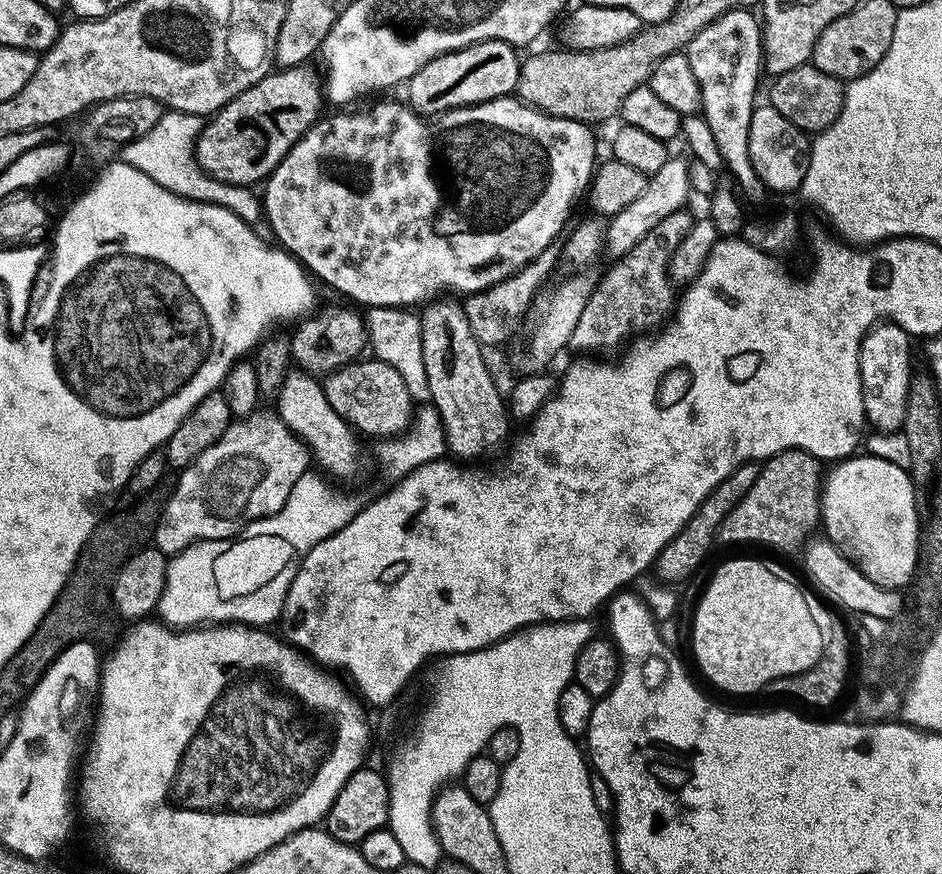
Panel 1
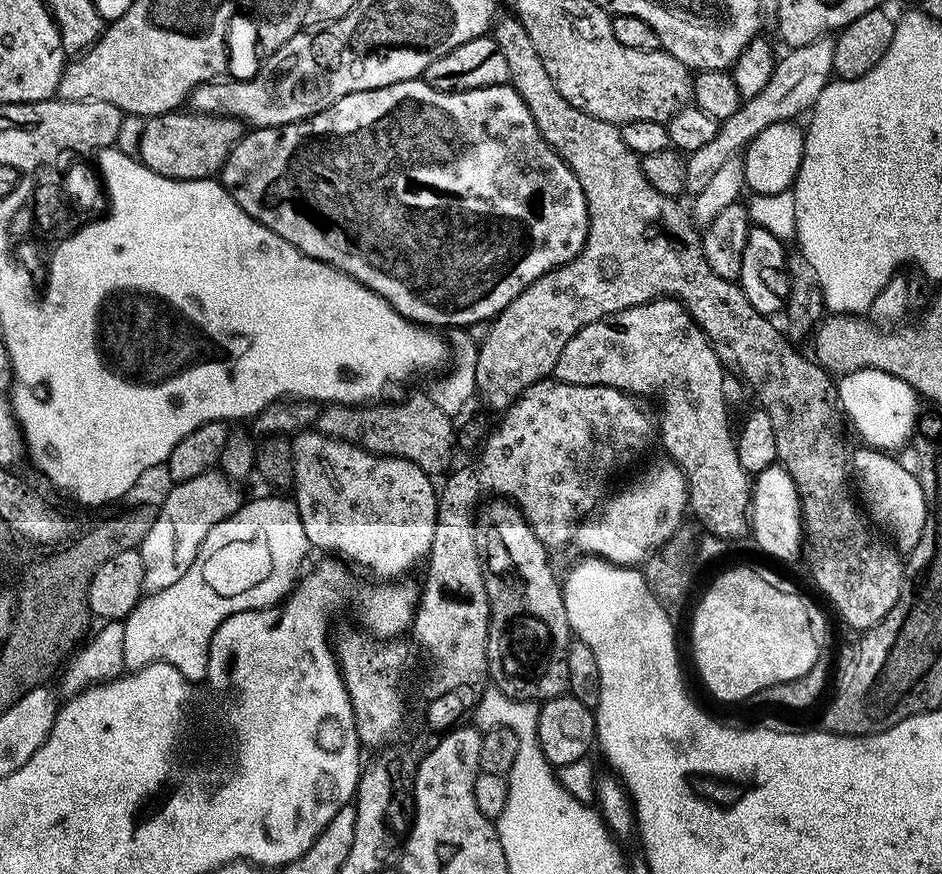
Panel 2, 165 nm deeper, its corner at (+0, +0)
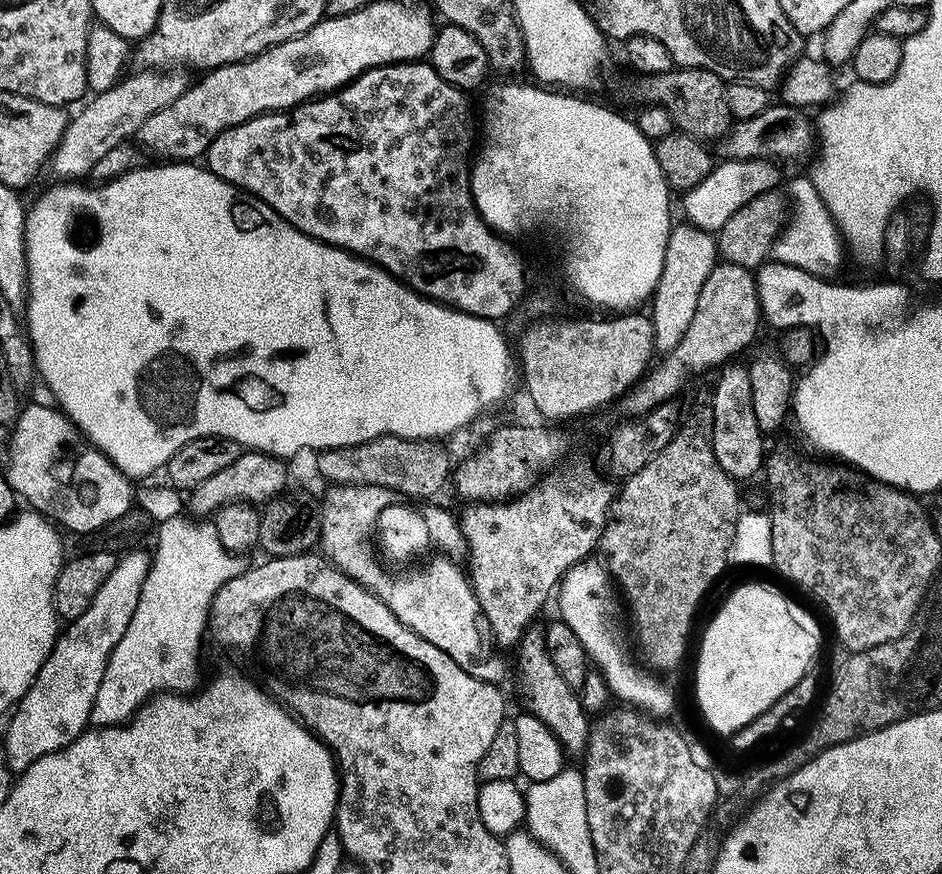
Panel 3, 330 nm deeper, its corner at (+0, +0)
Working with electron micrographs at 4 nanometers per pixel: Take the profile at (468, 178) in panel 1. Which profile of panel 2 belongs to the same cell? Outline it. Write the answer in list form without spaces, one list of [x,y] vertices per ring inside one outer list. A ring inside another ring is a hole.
[[[417,78],[415,80],[403,80],[397,84],[382,86],[374,90],[362,90],[354,94],[346,94],[342,98],[338,98],[338,102],[334,102],[329,108],[314,114],[308,120],[299,120],[293,124],[283,124],[277,128],[252,128],[245,131],[225,160],[222,169],[222,183],[232,193],[233,198],[238,202],[238,206],[247,216],[260,221],[261,224],[265,224],[271,232],[279,234],[283,240],[293,244],[299,252],[315,260],[326,262],[330,266],[342,270],[347,276],[353,276],[359,284],[364,284],[370,290],[377,292],[380,299],[390,302],[392,309],[398,314],[402,314],[407,320],[411,320],[412,323],[421,326],[431,326],[436,330],[448,330],[453,326],[469,326],[491,321],[503,308],[510,306],[510,302],[514,302],[514,298],[518,298],[518,294],[522,294],[522,290],[526,290],[526,286],[530,286],[535,280],[542,278],[542,274],[546,274],[555,268],[561,268],[563,264],[571,262],[582,250],[582,246],[586,242],[586,234],[588,233],[588,207],[586,206],[586,198],[582,194],[582,186],[578,186],[578,178],[574,178],[568,163],[544,141],[544,135],[538,130],[538,126],[526,106],[526,102],[518,95],[511,83],[508,82],[495,84],[489,88],[471,88],[465,92],[440,92],[437,88],[432,88],[428,85],[424,79]]]

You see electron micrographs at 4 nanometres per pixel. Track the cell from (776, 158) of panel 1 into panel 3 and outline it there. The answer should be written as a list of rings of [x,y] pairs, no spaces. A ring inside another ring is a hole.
[[[771,159],[763,160],[726,160],[717,163],[709,176],[698,186],[688,189],[683,193],[684,212],[689,221],[697,228],[705,228],[713,234],[719,233],[720,227],[746,202],[758,198],[758,194],[766,194],[777,187],[780,180],[780,172],[777,165]]]

